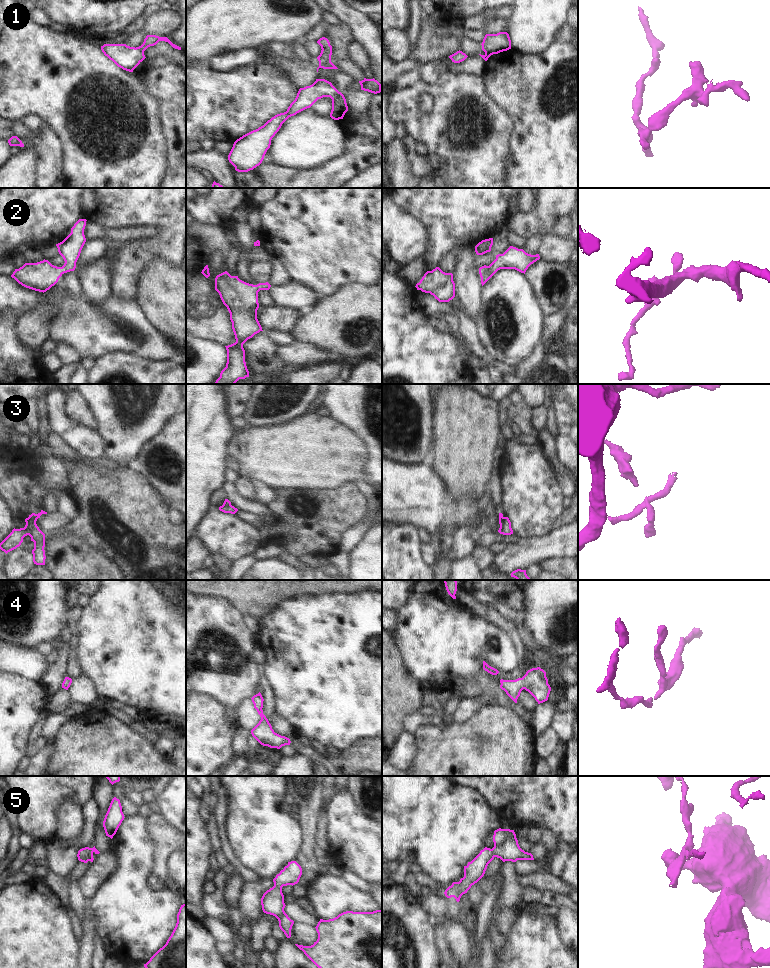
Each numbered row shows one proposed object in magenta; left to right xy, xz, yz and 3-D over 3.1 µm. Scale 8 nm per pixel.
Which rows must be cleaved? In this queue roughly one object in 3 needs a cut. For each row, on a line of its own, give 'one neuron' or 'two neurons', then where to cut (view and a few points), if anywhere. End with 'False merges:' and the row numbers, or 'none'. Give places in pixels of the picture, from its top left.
1: two neurons; cut xz (340, 92), (332, 101)
2: one neuron; cut none
3: two neurons; cut yz (502, 517), (503, 533)
4: one neuron; cut none
5: one neuron; cut none
False merges: 1, 3

